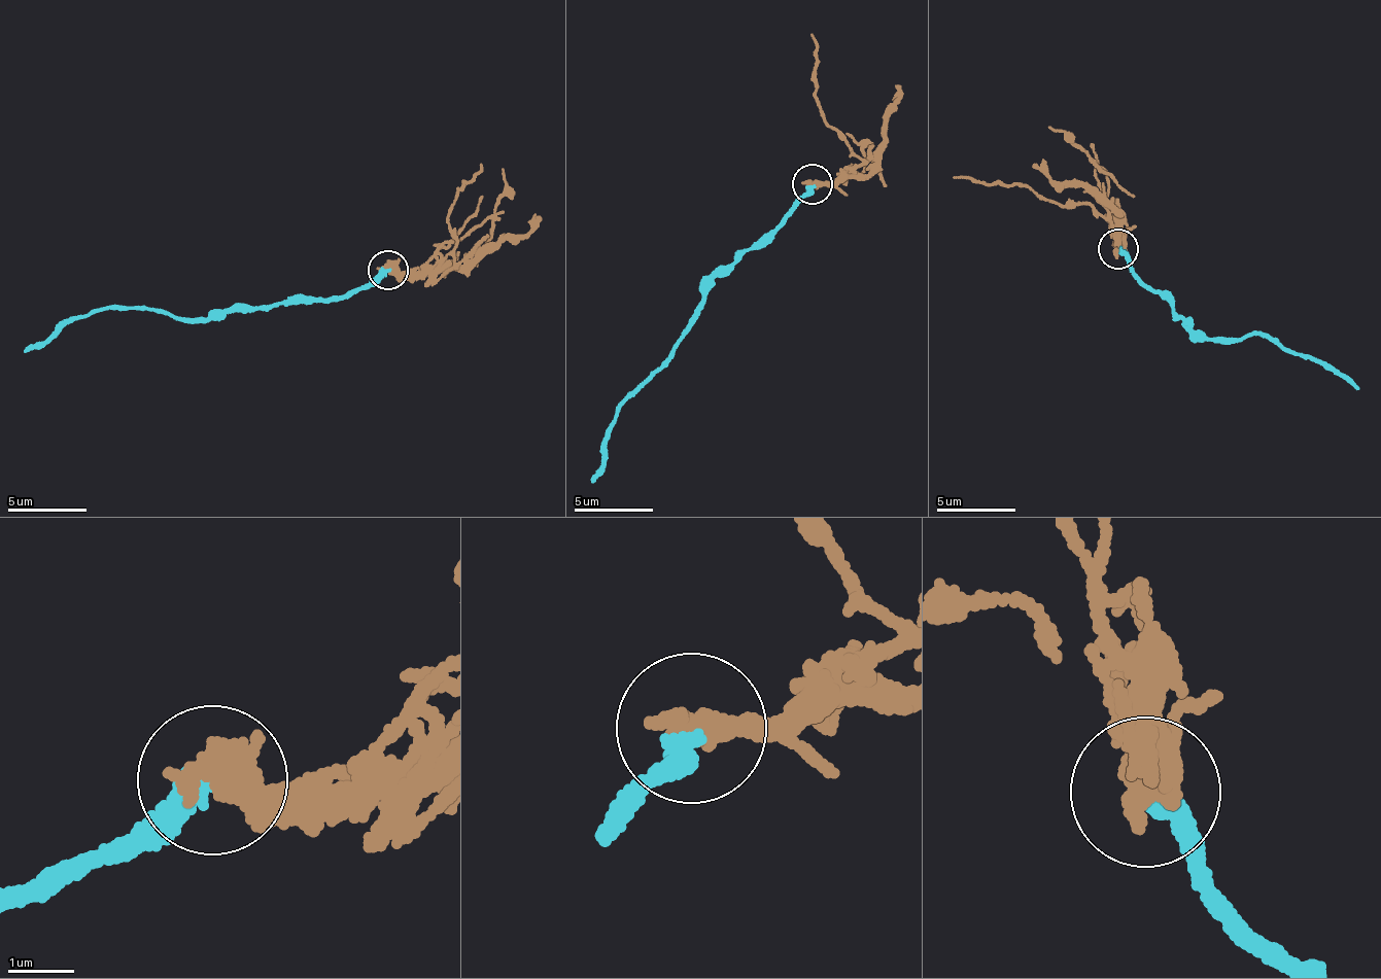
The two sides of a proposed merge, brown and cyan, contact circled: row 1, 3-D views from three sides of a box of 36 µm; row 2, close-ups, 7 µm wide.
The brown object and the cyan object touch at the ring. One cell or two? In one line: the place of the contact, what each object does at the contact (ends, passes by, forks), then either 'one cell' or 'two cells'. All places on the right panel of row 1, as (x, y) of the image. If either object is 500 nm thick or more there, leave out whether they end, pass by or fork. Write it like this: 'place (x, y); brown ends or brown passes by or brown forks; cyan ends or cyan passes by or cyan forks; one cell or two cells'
place (1118, 249); two cells

